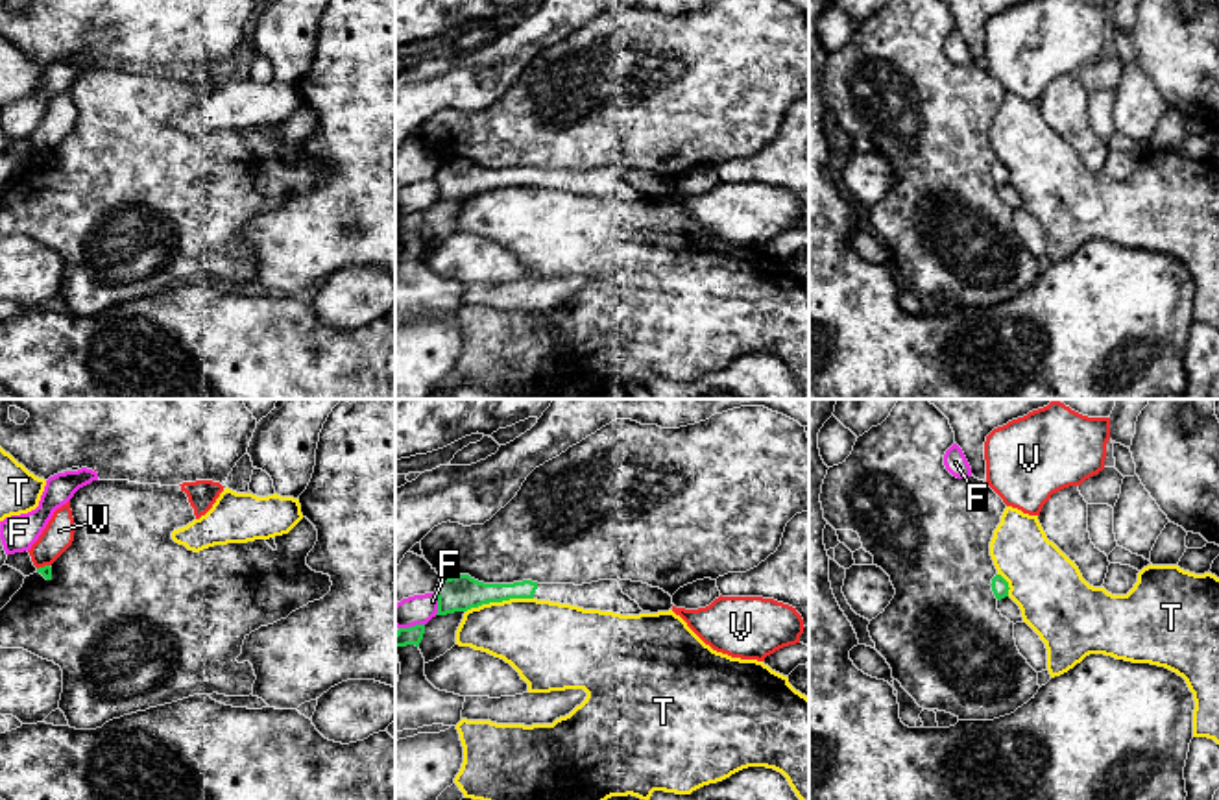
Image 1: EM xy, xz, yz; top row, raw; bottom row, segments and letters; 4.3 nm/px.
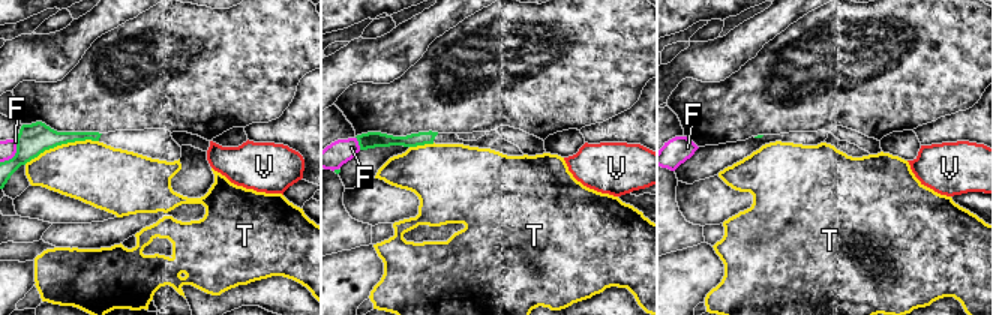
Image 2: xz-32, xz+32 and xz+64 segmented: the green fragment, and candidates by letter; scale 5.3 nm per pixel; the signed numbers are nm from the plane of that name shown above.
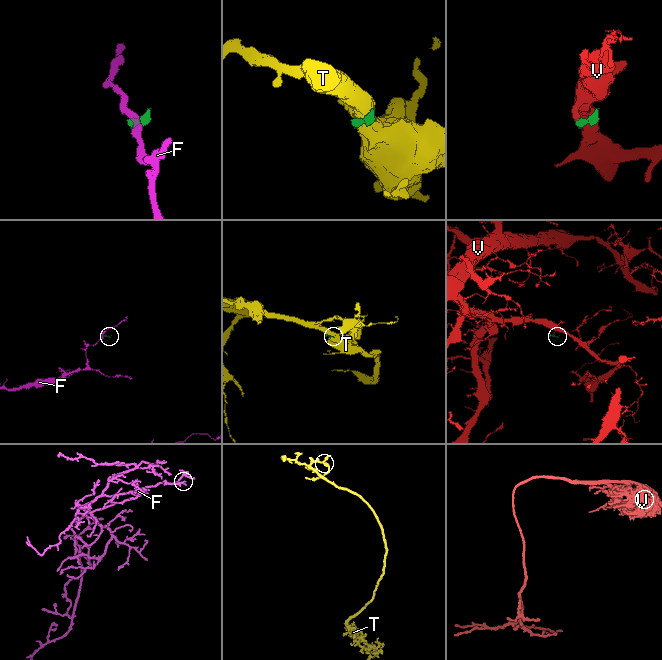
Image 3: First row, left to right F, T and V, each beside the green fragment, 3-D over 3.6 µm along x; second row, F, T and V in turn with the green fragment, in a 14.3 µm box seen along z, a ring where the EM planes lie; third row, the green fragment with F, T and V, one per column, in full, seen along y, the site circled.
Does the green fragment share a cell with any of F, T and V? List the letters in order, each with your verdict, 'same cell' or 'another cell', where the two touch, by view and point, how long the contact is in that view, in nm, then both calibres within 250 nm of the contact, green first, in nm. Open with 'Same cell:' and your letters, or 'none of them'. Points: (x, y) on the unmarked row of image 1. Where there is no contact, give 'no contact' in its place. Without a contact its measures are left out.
Same cell: none of them
F: another cell; meets green in xz at (438, 191); contact 100 nm long; 160 nm thick on the green side, 130 nm on the other
T: another cell; meets green in xz at (499, 187); contact 300 nm long; 160 nm thick on the green side, 340 nm on the other
V: another cell; meets green in xy at (45, 152); contact 60 nm long; 50 nm thick on the green side, 140 nm on the other

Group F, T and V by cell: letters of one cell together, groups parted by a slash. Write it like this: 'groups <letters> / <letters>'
groups F / T / V

